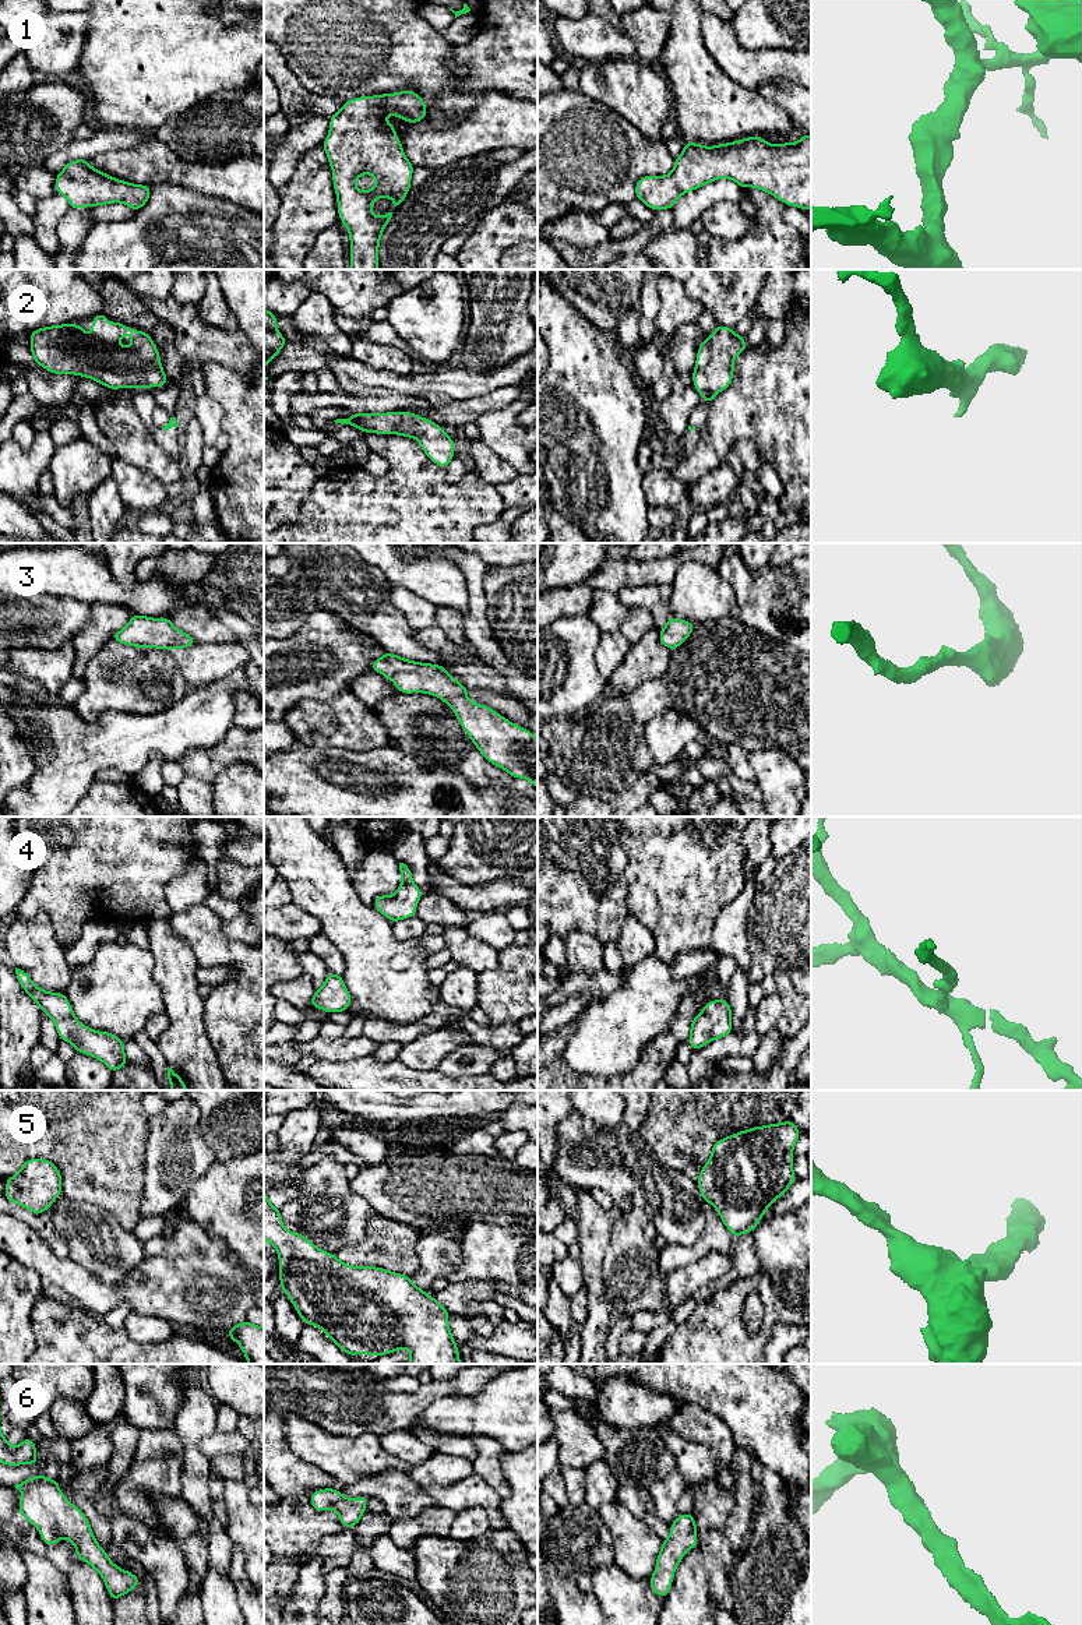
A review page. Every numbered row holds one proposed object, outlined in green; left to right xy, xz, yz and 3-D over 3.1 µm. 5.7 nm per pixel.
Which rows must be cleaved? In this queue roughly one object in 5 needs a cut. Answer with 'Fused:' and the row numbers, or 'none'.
Fused: none

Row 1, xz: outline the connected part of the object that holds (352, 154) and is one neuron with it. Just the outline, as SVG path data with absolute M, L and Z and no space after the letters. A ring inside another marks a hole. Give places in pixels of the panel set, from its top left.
M412 89L353 98L329 117L329 134L323 142L332 169L339 219L349 230L349 269L378 269L381 235L410 190L415 166L405 156L401 140L395 135L395 126L384 120L387 114L395 114L408 123L419 123L427 116L427 110L424 101ZM364 173L370 173L377 183L369 191L359 191L356 179ZM385 197L394 200L394 207L384 216L377 218L371 211L371 204L374 200Z

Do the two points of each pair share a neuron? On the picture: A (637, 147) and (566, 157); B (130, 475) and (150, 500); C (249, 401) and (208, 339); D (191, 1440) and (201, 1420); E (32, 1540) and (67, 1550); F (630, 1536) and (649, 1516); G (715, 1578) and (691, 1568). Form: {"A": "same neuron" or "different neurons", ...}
{"A": "same neuron", "B": "same neuron", "C": "different neurons", "D": "same neuron", "E": "same neuron", "F": "different neurons", "G": "different neurons"}

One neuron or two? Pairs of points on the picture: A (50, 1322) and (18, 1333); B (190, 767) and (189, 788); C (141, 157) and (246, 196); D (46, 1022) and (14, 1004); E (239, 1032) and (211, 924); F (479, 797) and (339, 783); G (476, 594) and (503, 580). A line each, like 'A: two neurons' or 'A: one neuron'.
A: two neurons
B: two neurons
C: one neuron
D: two neurons
E: one neuron
F: one neuron
G: two neurons

